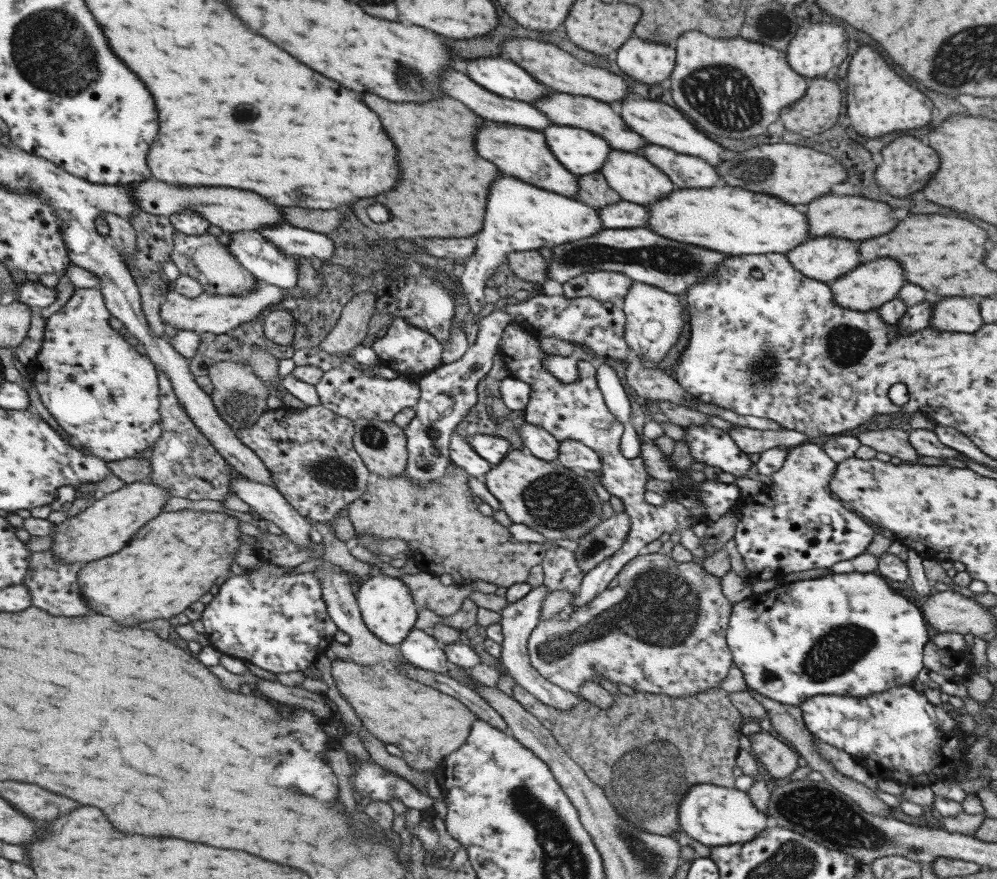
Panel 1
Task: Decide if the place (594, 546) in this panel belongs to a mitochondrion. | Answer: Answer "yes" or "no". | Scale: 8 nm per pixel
yes

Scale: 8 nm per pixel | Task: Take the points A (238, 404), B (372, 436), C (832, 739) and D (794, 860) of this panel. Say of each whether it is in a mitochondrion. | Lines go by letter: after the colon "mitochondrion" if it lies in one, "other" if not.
A: mitochondrion
B: mitochondrion
C: other
D: mitochondrion

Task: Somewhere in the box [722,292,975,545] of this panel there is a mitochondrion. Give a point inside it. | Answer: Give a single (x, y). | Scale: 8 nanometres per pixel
(840, 350)

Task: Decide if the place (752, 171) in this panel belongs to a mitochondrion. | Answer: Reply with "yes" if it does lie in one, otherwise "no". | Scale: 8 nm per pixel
yes

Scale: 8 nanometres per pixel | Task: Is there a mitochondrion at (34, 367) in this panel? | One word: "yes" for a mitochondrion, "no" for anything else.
no

